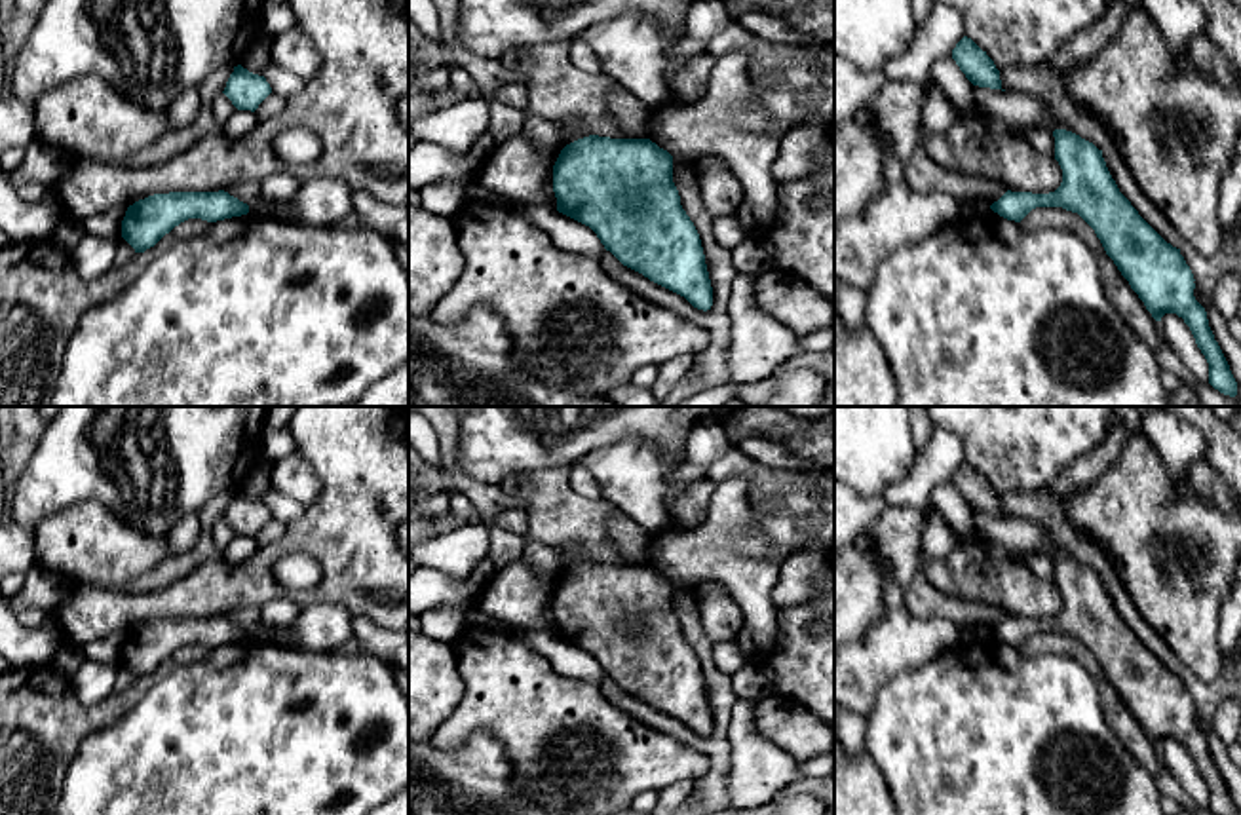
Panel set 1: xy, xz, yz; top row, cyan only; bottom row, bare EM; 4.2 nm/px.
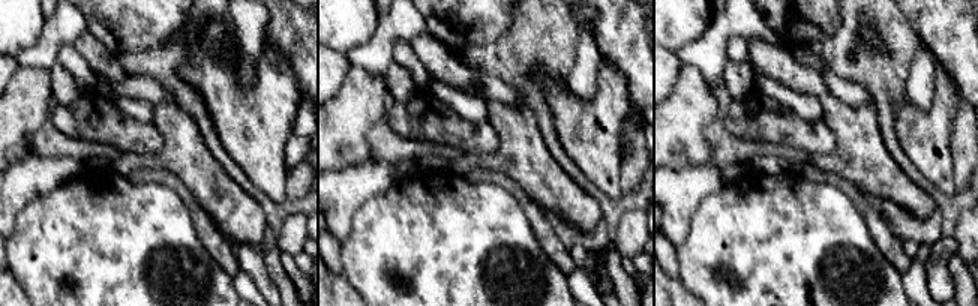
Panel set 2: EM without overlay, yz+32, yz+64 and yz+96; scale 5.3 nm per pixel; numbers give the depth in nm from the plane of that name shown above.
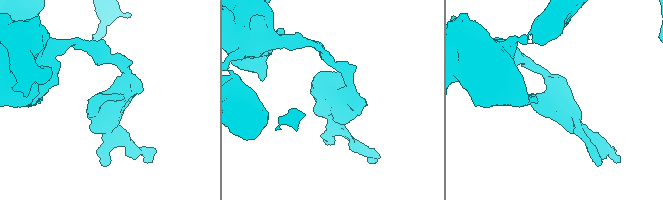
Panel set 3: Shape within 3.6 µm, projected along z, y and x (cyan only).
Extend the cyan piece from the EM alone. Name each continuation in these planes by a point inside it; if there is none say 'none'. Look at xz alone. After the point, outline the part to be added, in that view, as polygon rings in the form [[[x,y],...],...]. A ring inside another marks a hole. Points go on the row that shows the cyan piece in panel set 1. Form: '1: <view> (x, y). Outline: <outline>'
none

